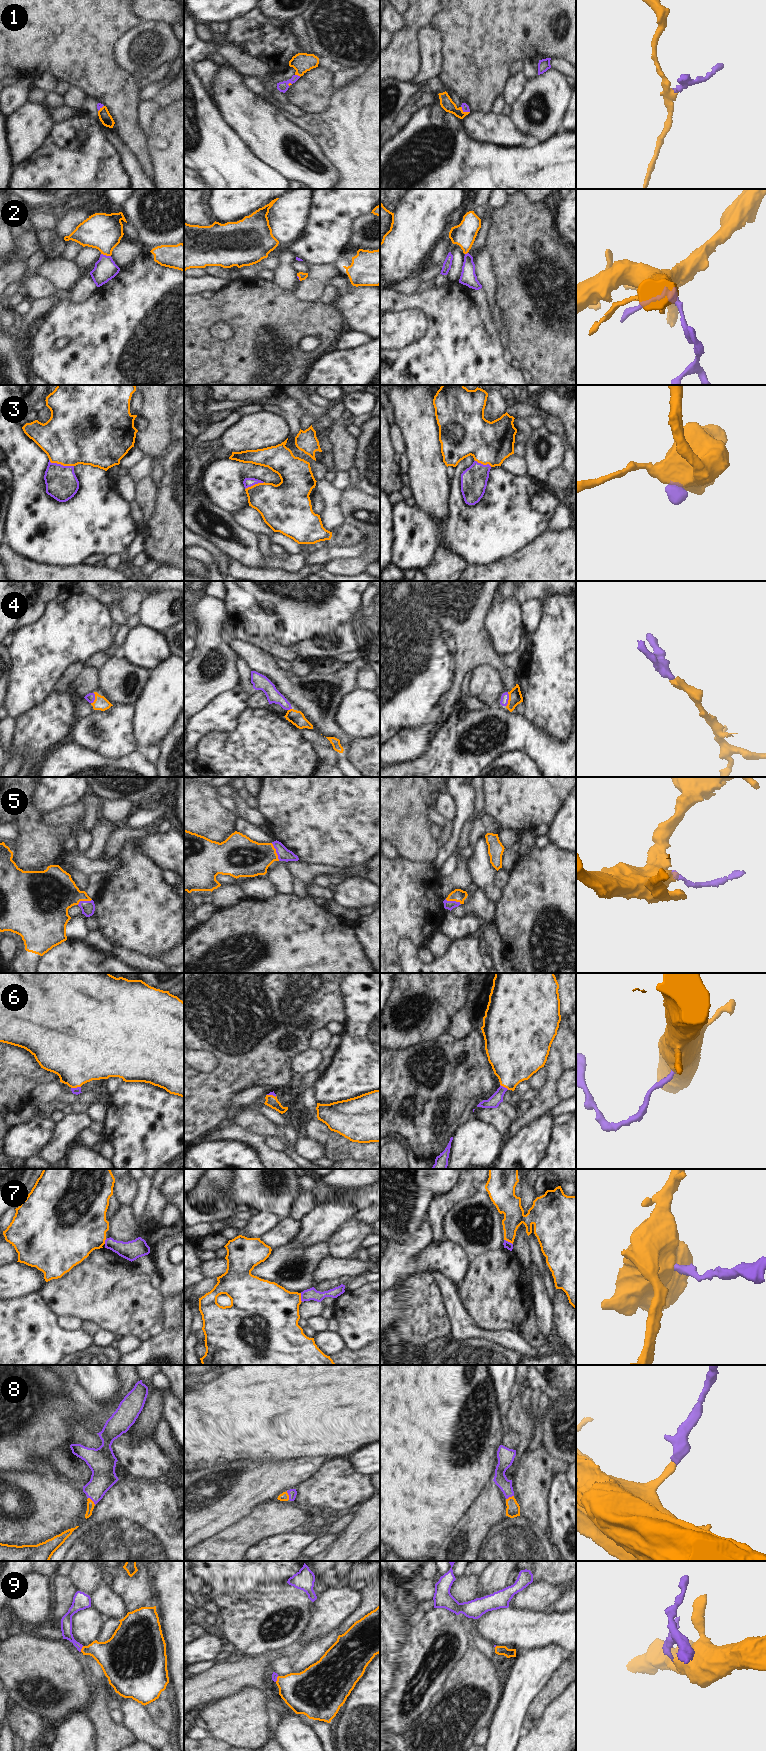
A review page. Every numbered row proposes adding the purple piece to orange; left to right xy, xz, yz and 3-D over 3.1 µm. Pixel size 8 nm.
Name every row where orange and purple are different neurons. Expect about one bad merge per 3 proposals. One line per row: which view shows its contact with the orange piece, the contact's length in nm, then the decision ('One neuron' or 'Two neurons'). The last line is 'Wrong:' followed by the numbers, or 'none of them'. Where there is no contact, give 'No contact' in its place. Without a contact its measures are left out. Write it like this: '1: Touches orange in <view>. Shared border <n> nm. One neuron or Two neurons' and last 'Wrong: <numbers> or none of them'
1: Touches orange in yz. Shared border 90 nm. One neuron
2: Touches orange in xy. Shared border 80 nm. One neuron
3: Touches orange in xy. Shared border 200 nm. One neuron
4: Touches orange in yz. Shared border 120 nm. One neuron
5: Touches orange in xz. Shared border 160 nm. One neuron
6: Touches orange in xy. Shared border 80 nm. One neuron
7: Touches orange in xz. Shared border 70 nm. Two neurons
8: Touches orange in xz. Shared border 80 nm. One neuron
9: Touches orange in xy. Shared border 50 nm. One neuron
Wrong: 7.

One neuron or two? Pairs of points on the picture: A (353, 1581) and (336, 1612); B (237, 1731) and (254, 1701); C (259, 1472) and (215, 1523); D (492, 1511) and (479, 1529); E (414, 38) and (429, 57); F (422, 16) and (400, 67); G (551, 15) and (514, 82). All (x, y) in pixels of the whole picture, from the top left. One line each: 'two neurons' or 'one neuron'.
A: two neurons
B: one neuron
C: one neuron
D: one neuron
E: two neurons
F: one neuron
G: two neurons

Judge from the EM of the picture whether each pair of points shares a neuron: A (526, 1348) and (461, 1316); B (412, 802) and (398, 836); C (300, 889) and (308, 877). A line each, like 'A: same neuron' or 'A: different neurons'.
A: same neuron
B: same neuron
C: different neurons

